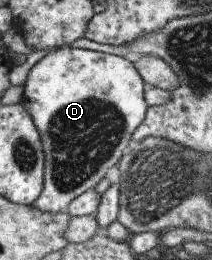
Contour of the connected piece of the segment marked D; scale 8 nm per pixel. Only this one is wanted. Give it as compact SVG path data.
M62 46L55 50L49 50L40 60L38 60L32 67L30 67L26 78L24 79L21 95L21 106L28 112L32 123L35 125L38 132L41 148L43 153L44 167L43 167L43 188L40 191L40 195L35 199L33 203L34 207L40 209L40 211L53 214L56 212L64 212L66 206L81 193L86 190L94 189L95 185L104 177L109 167L118 163L119 159L127 152L128 147L131 145L131 137L133 131L139 126L139 123L145 116L147 110L147 104L144 102L142 93L141 77L138 75L133 62L129 62L122 56L113 54L107 54L104 52L95 52L92 50L82 48L72 48Z

